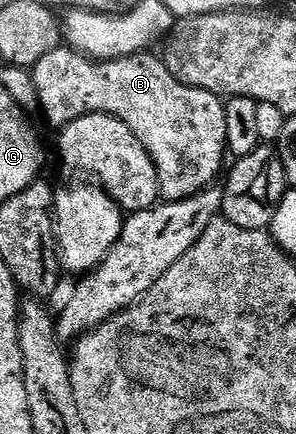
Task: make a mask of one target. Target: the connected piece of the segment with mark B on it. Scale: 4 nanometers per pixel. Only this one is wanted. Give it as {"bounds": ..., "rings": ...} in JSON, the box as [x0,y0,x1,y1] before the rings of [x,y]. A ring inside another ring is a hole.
{"bounds":[33,47,228,201],"rings":[[[60,47],[56,51],[52,51],[48,55],[44,55],[44,59],[40,59],[40,63],[36,63],[33,67],[34,82],[36,83],[36,91],[38,92],[38,108],[41,116],[46,116],[46,121],[50,125],[55,125],[58,131],[71,125],[76,119],[80,119],[84,115],[92,115],[93,113],[111,113],[116,119],[120,119],[124,123],[128,123],[128,127],[142,141],[142,146],[150,152],[150,157],[154,160],[154,164],[158,166],[159,174],[163,178],[170,180],[169,196],[176,201],[182,201],[186,197],[193,197],[195,193],[202,192],[203,189],[213,186],[214,181],[223,172],[222,160],[228,157],[228,144],[226,136],[228,135],[228,123],[226,122],[226,107],[223,98],[217,97],[212,91],[204,91],[196,87],[188,87],[184,83],[180,83],[176,79],[176,75],[172,75],[172,71],[163,63],[161,56],[155,55],[153,52],[134,53],[131,57],[117,57],[114,61],[96,61],[92,57],[79,53],[77,49],[69,47]]]}

